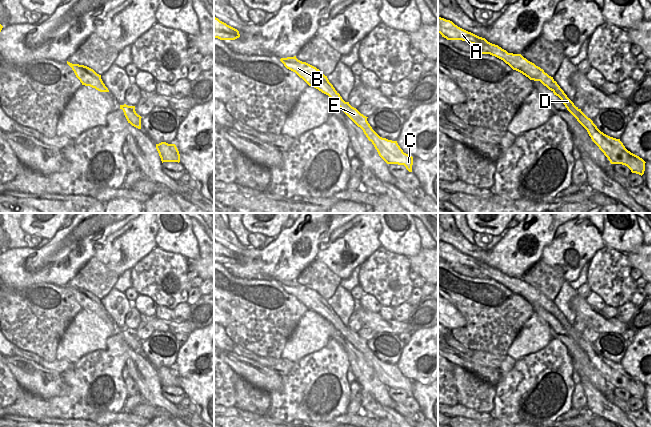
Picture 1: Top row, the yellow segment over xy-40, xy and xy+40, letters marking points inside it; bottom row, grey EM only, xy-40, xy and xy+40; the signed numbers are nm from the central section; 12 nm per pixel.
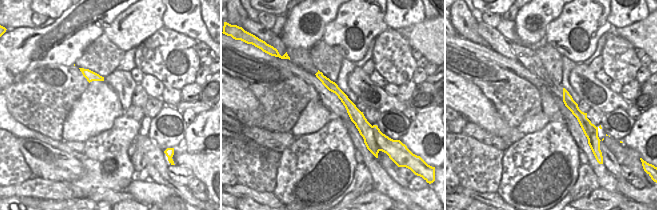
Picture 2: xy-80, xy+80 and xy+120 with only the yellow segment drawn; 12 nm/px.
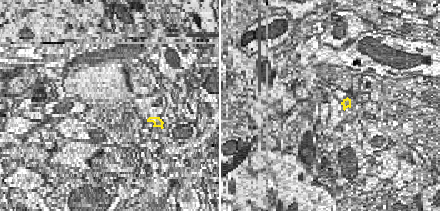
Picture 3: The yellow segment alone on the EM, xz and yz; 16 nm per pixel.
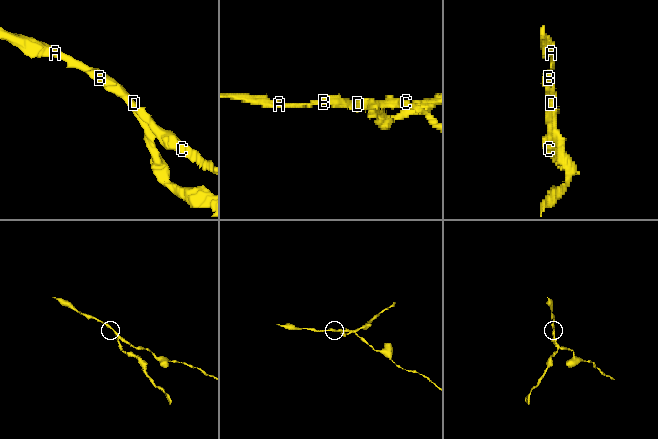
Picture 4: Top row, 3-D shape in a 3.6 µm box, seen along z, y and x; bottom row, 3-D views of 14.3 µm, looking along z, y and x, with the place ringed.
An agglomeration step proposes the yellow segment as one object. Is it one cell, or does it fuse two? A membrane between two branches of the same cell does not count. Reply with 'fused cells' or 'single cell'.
fused cells

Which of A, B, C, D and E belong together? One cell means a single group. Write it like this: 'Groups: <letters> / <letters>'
Groups: A B C E / D

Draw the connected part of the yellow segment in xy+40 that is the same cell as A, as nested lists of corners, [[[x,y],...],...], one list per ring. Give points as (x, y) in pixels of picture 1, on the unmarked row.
[[[438,241],[438,257],[447,264],[462,264],[474,268],[479,272],[478,278],[490,278],[508,288],[513,294],[516,294],[530,304],[540,305],[544,310],[551,314],[554,319],[557,317],[550,311],[554,306],[553,301],[544,296],[543,293],[528,285],[521,278],[508,277],[498,269],[488,266],[485,262],[479,261],[468,256],[452,245]]]

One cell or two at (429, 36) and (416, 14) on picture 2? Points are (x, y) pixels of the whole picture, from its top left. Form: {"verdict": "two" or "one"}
{"verdict": "two"}

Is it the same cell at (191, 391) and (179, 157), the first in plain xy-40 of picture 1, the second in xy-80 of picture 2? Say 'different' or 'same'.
same

